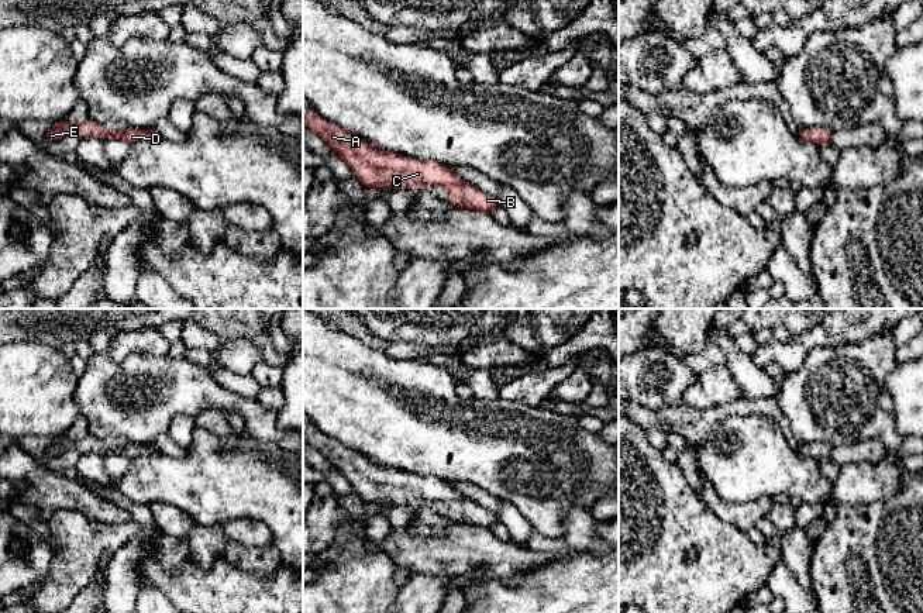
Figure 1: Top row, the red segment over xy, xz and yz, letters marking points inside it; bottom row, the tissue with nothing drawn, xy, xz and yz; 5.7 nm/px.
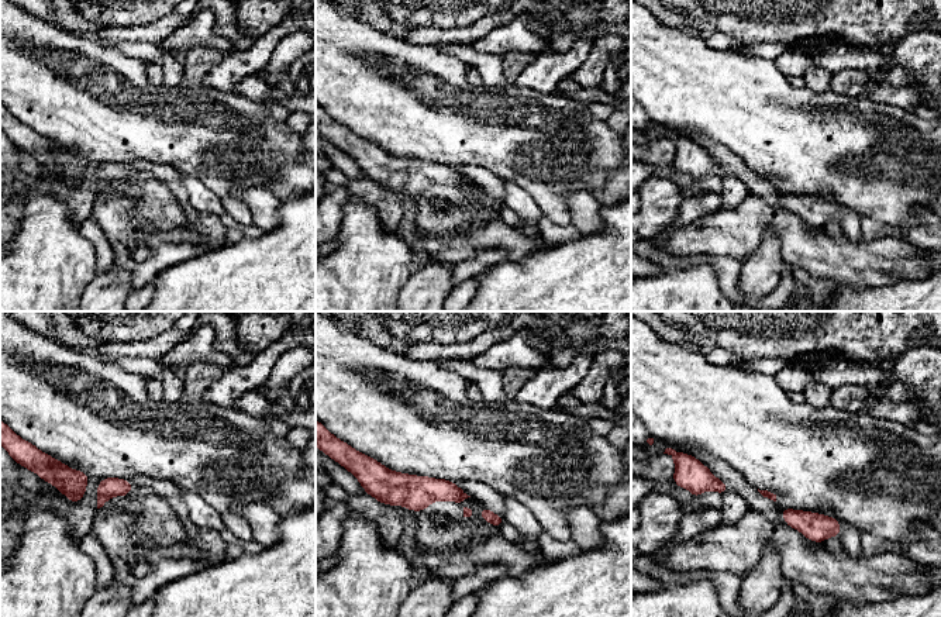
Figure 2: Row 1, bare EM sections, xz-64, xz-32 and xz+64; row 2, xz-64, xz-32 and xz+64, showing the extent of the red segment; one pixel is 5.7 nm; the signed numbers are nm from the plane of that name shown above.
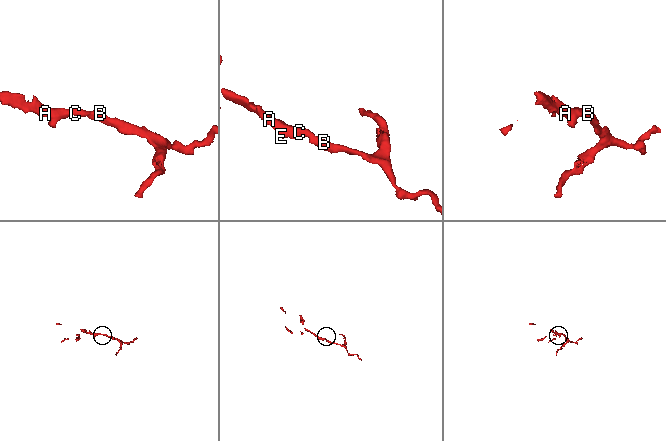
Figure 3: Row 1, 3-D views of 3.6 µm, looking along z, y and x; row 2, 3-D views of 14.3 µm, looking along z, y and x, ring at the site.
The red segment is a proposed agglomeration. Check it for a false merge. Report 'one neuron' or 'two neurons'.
one neuron

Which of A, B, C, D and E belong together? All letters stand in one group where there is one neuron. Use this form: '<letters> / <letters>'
A B C D E

